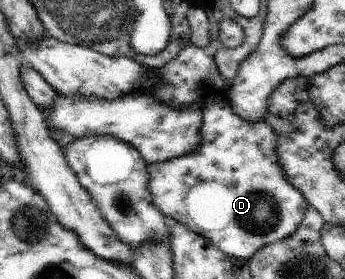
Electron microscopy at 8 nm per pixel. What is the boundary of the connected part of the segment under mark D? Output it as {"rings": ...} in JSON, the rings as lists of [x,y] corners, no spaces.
{"rings":[[[227,102],[226,105],[212,104],[210,108],[202,111],[203,113],[203,125],[200,129],[201,143],[200,146],[194,152],[186,154],[186,156],[181,156],[180,158],[173,158],[172,160],[167,160],[164,162],[159,162],[158,164],[147,164],[148,169],[148,192],[152,194],[152,204],[156,205],[156,208],[164,214],[165,217],[177,220],[178,222],[184,223],[192,232],[204,236],[216,244],[216,246],[228,256],[234,256],[236,258],[241,258],[244,260],[251,259],[256,250],[268,246],[268,244],[274,244],[274,242],[280,242],[284,238],[290,238],[300,220],[302,220],[306,208],[308,208],[309,202],[303,198],[303,194],[290,184],[289,178],[282,170],[280,164],[280,159],[282,158],[279,153],[278,143],[280,142],[280,136],[270,124],[266,124],[263,120],[260,122],[246,122],[243,118],[240,118],[234,111],[231,105]]]}

